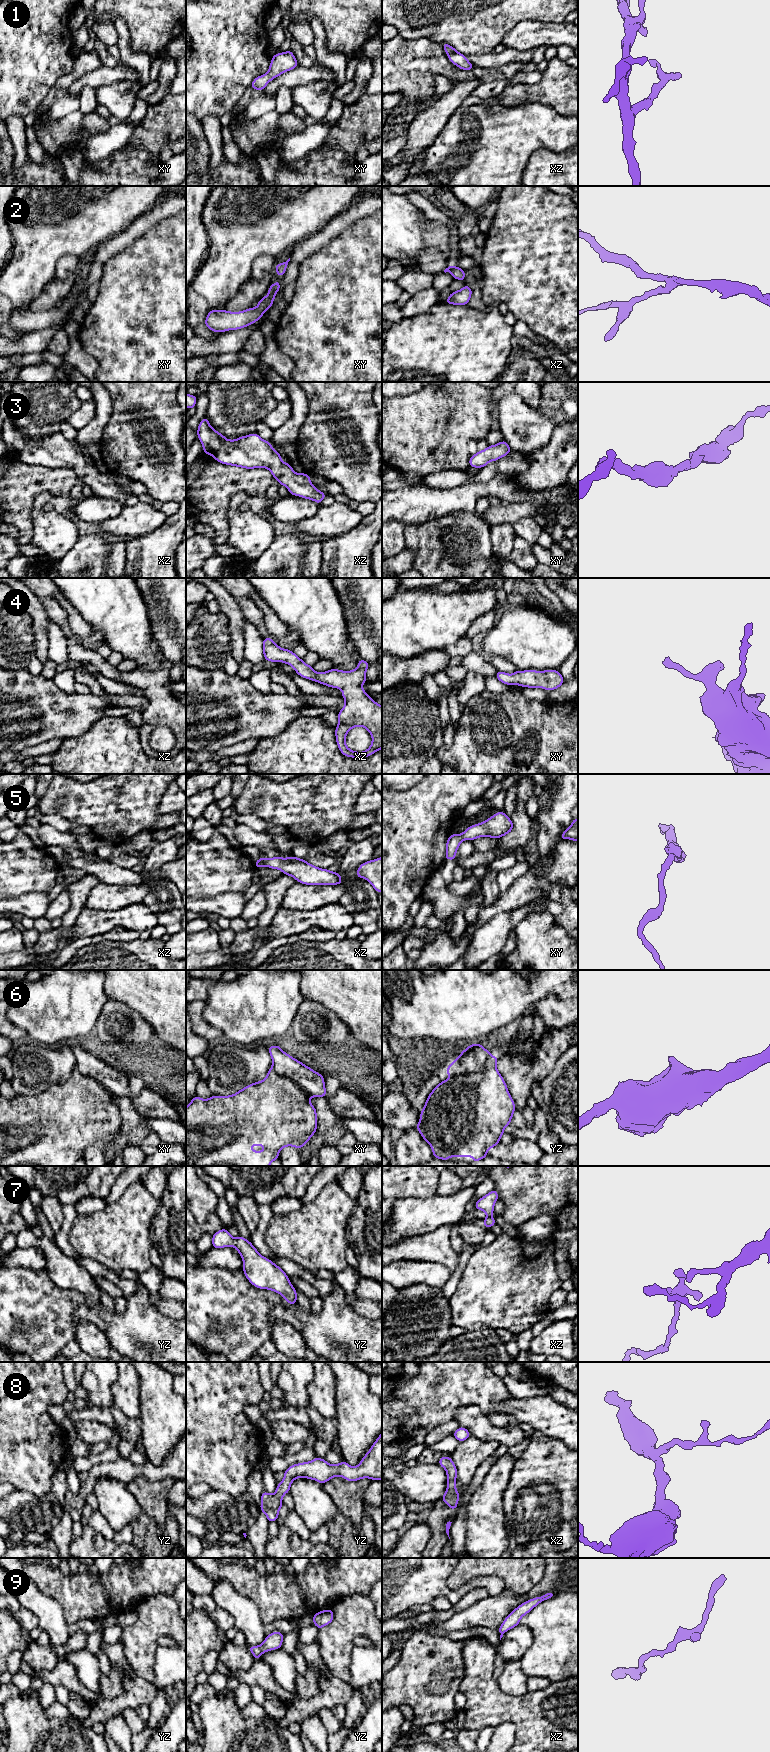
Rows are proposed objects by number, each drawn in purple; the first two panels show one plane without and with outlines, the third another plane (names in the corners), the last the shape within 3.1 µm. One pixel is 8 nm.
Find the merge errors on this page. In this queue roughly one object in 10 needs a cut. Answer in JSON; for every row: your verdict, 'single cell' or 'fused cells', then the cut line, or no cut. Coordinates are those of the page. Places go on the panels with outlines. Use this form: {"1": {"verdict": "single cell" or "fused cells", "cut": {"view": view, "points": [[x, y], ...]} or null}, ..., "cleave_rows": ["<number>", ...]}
{"1": {"verdict": "single cell", "cut": null}, "2": {"verdict": "single cell", "cut": null}, "3": {"verdict": "single cell", "cut": null}, "4": {"verdict": "single cell", "cut": null}, "5": {"verdict": "single cell", "cut": null}, "6": {"verdict": "fused cells", "cut": {"view": "yz", "points": [[490, 1055], [485, 1066], [480, 1071], [458, 1073], [453, 1076]]}}, "7": {"verdict": "single cell", "cut": null}, "8": {"verdict": "single cell", "cut": null}, "9": {"verdict": "single cell", "cut": null}, "cleave_rows": ["6"]}

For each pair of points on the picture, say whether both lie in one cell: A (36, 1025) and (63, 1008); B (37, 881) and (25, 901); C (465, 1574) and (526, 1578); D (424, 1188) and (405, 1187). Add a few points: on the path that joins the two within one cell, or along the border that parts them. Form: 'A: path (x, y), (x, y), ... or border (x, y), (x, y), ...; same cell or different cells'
A: path (43, 1018), (56, 1008); same cell
B: border (47, 892), (28, 892), (10, 898); different cells
C: path (480, 1568), (511, 1568); same cell
D: path (419, 1187), (410, 1187); same cell

